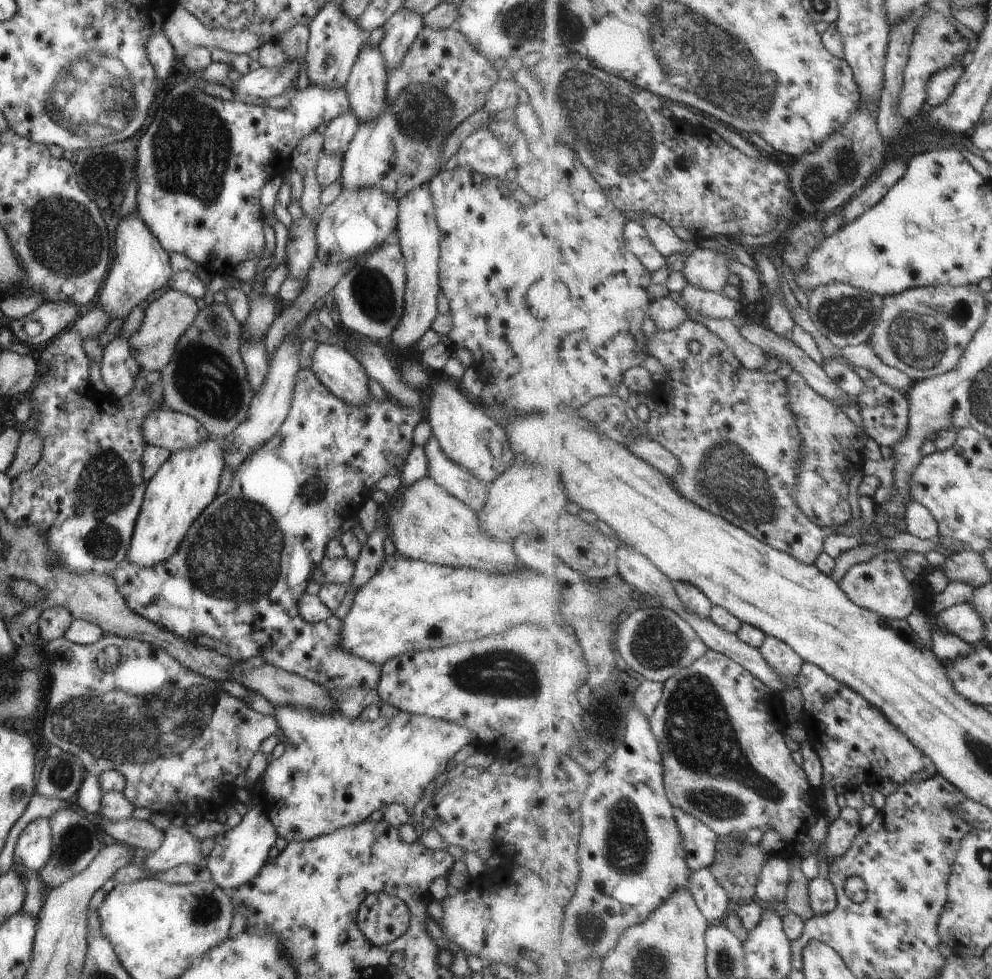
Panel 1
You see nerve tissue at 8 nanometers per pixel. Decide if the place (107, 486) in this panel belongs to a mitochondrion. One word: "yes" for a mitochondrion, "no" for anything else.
yes

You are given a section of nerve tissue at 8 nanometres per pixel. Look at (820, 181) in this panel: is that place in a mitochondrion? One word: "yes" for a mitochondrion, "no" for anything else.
yes

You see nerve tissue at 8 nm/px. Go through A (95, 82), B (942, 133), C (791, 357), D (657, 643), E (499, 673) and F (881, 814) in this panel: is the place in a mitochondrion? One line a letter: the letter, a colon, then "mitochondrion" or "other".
A: mitochondrion
B: other
C: other
D: mitochondrion
E: mitochondrion
F: other

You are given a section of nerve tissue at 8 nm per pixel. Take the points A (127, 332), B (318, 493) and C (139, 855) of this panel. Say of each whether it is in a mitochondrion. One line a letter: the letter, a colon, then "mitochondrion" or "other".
A: other
B: other
C: other

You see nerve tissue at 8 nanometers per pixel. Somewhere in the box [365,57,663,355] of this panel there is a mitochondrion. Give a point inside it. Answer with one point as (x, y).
(424, 112)

